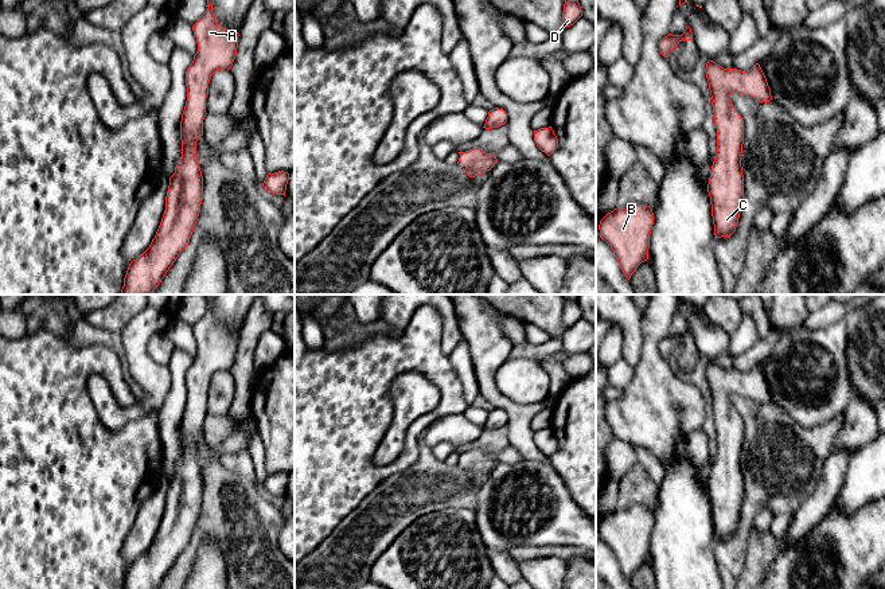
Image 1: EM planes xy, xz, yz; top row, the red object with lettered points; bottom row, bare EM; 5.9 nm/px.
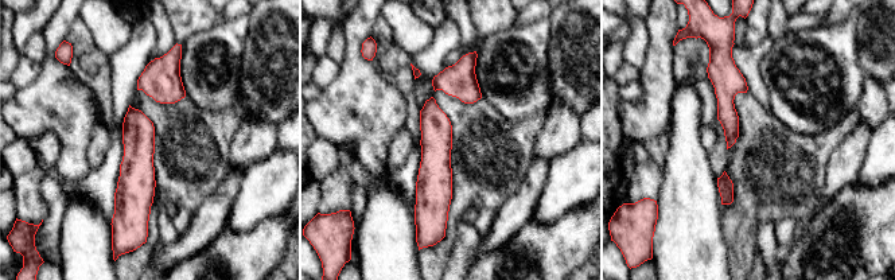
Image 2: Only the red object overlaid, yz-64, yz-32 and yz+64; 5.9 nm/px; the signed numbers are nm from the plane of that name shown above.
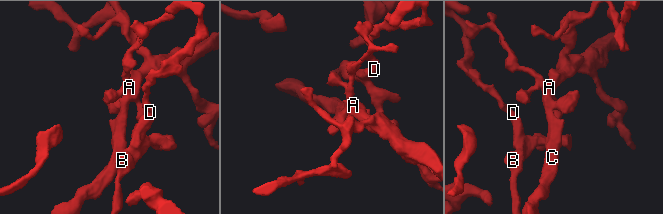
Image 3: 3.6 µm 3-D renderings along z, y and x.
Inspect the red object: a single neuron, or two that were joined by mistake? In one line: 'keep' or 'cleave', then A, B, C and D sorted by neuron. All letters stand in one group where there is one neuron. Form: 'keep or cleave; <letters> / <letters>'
keep; A B C D

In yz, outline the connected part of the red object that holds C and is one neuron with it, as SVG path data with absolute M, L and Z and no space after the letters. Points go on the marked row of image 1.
M713 61L706 63L706 78L711 95L717 129L717 155L714 157L707 192L716 239L736 231L744 199L741 153L744 120L732 104L730 95L741 93L759 102L772 100L767 78L756 63L751 70L724 69Z

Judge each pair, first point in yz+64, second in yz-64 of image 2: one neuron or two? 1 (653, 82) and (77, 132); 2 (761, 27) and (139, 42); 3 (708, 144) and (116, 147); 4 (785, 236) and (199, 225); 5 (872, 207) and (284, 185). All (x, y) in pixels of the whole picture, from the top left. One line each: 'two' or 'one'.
1: one
2: one
3: two
4: two
5: two

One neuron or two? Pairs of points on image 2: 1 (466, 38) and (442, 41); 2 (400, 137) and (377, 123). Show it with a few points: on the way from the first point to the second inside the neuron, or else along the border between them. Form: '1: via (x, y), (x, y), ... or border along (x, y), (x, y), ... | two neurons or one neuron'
1: border along (452, 19), (459, 30), (460, 45) | two neurons
2: border along (404, 125), (393, 135), (388, 147), (388, 164) | two neurons

